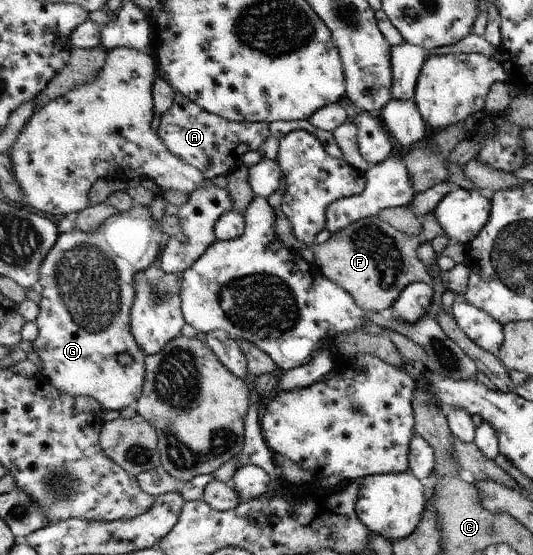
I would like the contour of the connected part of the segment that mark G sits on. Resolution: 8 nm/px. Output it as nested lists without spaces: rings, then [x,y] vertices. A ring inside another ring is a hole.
[[[134,206],[128,212],[117,212],[115,215],[108,217],[106,223],[97,230],[96,233],[85,233],[76,228],[72,232],[61,234],[57,238],[57,243],[53,246],[53,250],[46,255],[44,262],[41,264],[40,285],[41,297],[39,303],[39,313],[35,323],[39,328],[39,335],[34,340],[34,350],[40,357],[41,364],[39,366],[40,374],[44,375],[50,384],[56,386],[62,392],[68,393],[70,396],[80,396],[84,394],[94,398],[100,404],[103,411],[107,410],[122,410],[130,404],[134,404],[141,398],[141,392],[145,386],[145,352],[140,348],[137,341],[134,340],[133,334],[130,331],[129,319],[132,317],[132,306],[136,298],[137,274],[140,271],[145,271],[153,264],[160,250],[160,242],[162,242],[162,232],[160,224],[151,217],[151,211],[148,207]],[[118,354],[130,354],[132,356],[132,364],[126,366],[118,362]]]

